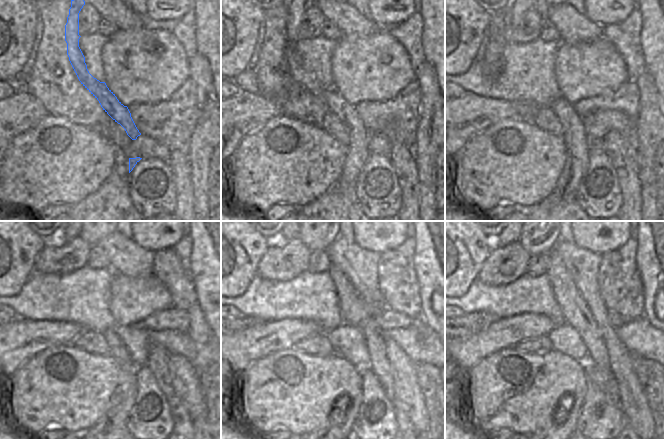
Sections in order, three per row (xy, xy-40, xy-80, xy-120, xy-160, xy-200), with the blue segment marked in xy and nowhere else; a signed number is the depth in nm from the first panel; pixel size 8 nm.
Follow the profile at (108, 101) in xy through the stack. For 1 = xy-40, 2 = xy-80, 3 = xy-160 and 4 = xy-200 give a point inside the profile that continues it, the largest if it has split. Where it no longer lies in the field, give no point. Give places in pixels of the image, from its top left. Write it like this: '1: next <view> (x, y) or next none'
1: next xy-40 (356, 153)
2: next xy-80 (578, 145)
3: next xy-160 (347, 413)
4: next xy-200 (569, 418)

